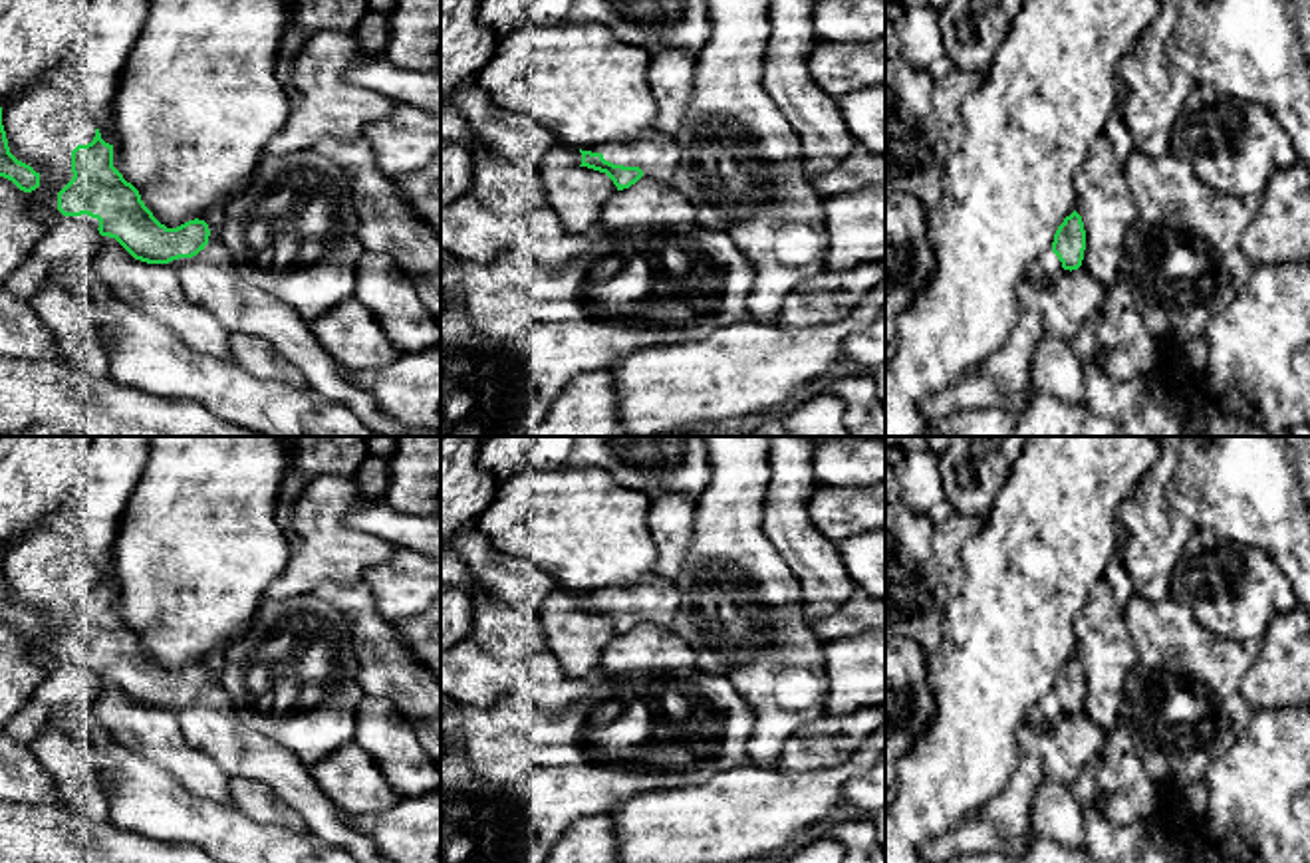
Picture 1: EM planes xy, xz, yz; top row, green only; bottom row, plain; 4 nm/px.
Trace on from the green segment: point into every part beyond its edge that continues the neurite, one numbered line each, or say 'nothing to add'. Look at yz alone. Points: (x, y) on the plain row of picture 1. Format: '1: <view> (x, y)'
1: yz (1045, 713)

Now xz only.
1: xz (657, 600)

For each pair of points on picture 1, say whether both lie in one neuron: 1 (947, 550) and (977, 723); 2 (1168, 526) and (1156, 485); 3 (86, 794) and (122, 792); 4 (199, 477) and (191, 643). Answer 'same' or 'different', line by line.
1: different
2: same
3: different
4: same

